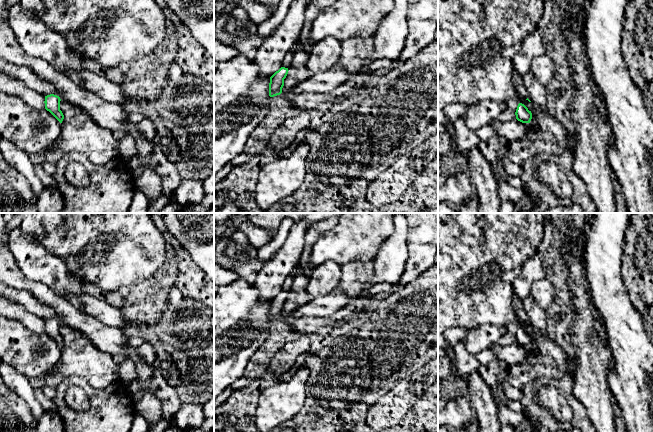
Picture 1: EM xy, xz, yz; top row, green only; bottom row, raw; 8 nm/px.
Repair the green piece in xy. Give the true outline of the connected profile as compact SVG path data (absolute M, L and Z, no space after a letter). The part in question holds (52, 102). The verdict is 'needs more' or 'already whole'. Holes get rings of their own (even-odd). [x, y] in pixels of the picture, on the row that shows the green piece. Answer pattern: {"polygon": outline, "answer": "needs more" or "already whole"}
{"polygon": "M54 94L45 96L45 109L49 111L60 123L64 119L64 115L60 110L60 97Z", "answer": "already whole"}

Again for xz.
{"polygon": "M281 67L270 77L269 83L269 96L274 97L282 93L282 88L284 86L284 79L288 74L288 68Z", "answer": "already whole"}

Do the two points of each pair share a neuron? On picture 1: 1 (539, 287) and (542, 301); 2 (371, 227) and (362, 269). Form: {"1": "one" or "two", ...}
{"1": "one", "2": "two"}

